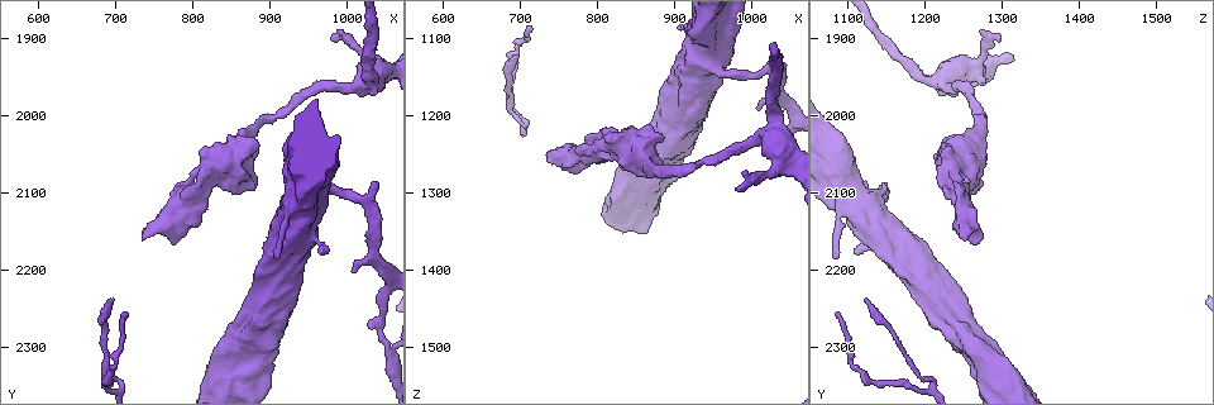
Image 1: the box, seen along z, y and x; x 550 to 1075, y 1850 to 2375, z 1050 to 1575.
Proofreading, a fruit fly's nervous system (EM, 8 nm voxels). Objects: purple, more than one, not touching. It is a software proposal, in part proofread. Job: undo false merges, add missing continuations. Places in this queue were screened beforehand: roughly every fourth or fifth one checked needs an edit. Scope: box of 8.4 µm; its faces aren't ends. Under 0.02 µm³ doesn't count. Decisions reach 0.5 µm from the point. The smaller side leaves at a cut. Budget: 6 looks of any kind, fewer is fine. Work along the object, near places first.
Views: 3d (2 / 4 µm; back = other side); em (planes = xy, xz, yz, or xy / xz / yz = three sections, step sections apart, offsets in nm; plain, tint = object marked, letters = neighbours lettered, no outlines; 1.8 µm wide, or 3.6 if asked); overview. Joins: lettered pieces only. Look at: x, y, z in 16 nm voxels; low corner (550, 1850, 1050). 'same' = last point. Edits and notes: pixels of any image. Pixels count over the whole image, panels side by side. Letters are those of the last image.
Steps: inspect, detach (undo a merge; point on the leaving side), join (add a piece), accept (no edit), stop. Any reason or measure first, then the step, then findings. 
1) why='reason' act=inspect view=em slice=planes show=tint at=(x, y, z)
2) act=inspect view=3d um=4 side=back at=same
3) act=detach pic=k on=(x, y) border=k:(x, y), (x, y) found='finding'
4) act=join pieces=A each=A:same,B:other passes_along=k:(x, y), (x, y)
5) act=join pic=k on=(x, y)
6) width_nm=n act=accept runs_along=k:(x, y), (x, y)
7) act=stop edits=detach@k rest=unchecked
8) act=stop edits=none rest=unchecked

why='tapers out' act=inspect view=3d um=2 at=(980, 1900, 1300)

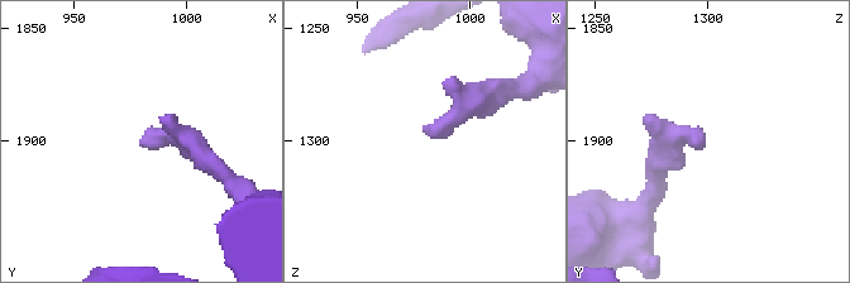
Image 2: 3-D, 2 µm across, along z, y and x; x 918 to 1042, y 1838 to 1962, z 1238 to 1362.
why='need the tissue' act=inspect view=em um=3.6 slice=planes show=letters at=(981, 1899, 1299)

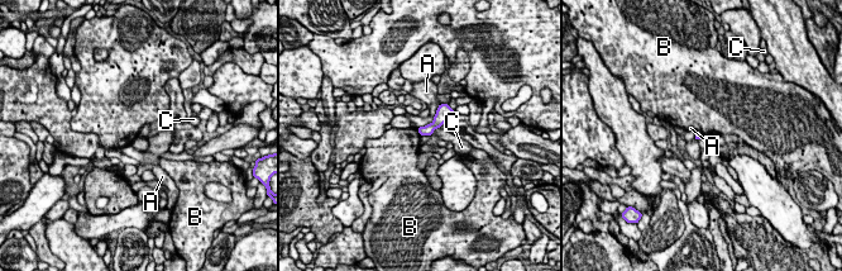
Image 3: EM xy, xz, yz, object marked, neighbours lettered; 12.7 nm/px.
act=accept each=A:other,B:other,C:other border=3:(416, 128), (421, 134) found='none of them fits'

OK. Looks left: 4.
why='three-way junction' act=inspect view=3d um=4 at=(1030, 1955, 1220)

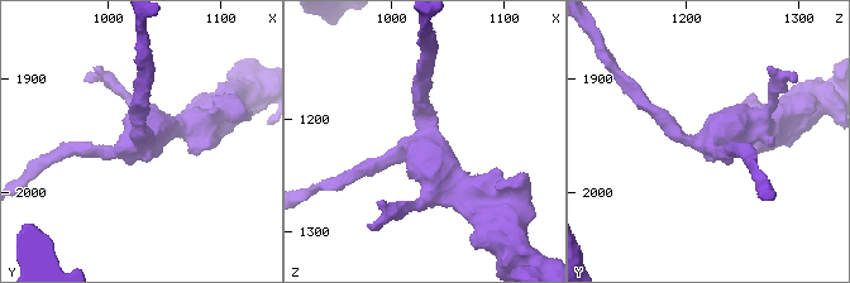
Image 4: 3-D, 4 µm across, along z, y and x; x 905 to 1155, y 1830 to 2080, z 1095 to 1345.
arms=3 arm_widths_nm=200,200,420 why='need the tissue' act=inspect view=em um=3.6 slice=planes show=letters at=(1030, 1954, 1224)

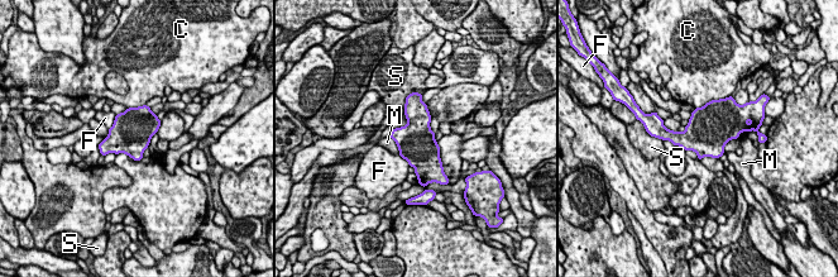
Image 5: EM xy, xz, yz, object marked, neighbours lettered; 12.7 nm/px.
act=accept each=C:other,F:other,M:other,S:other border=5:(389, 135), (400, 153) found='all the same cell'

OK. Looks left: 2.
why='branch stops here' act=inspect view=3d um=2 at=(805, 2140, 1260)

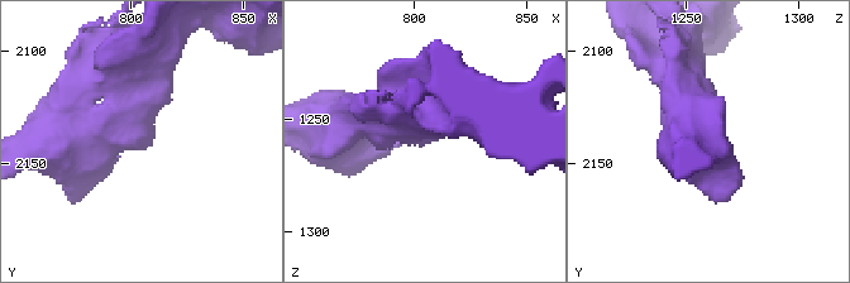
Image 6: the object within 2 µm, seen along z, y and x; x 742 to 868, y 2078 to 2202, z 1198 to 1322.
act=inspect view=em slice=planes show=letters at=(803, 2140, 1261)

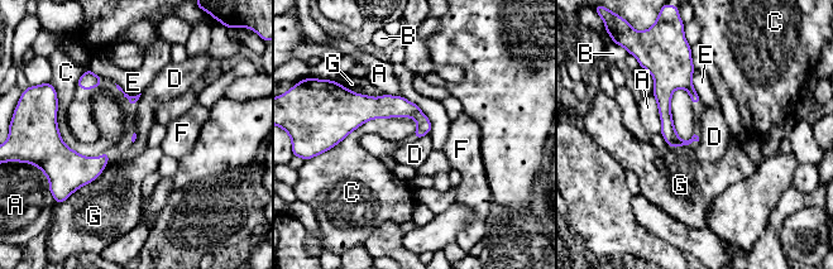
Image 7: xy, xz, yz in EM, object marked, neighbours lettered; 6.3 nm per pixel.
act=accept each=A:other,B:other,C:other,D:other,E:other,F:other,G:other runs_along=7:(427, 125), (408, 109), (362, 109), (339, 131) found='none of them fits'

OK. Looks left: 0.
act=stop edits=none rest=unchecked

